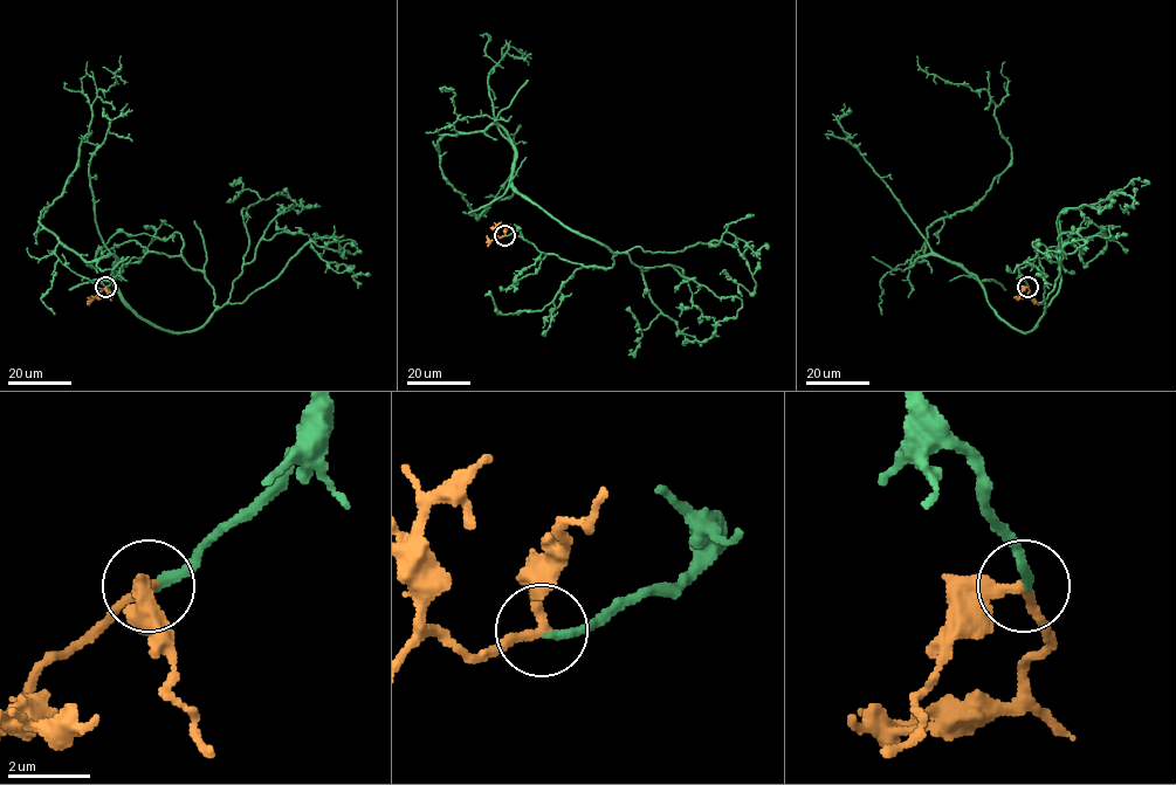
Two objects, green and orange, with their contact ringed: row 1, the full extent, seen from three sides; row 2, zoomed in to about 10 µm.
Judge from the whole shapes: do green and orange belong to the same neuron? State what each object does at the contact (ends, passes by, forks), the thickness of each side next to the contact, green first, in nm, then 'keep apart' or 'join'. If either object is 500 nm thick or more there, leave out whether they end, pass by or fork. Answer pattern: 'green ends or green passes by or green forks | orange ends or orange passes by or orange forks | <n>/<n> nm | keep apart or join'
green ends | orange passes by | 200/240 nm | join

